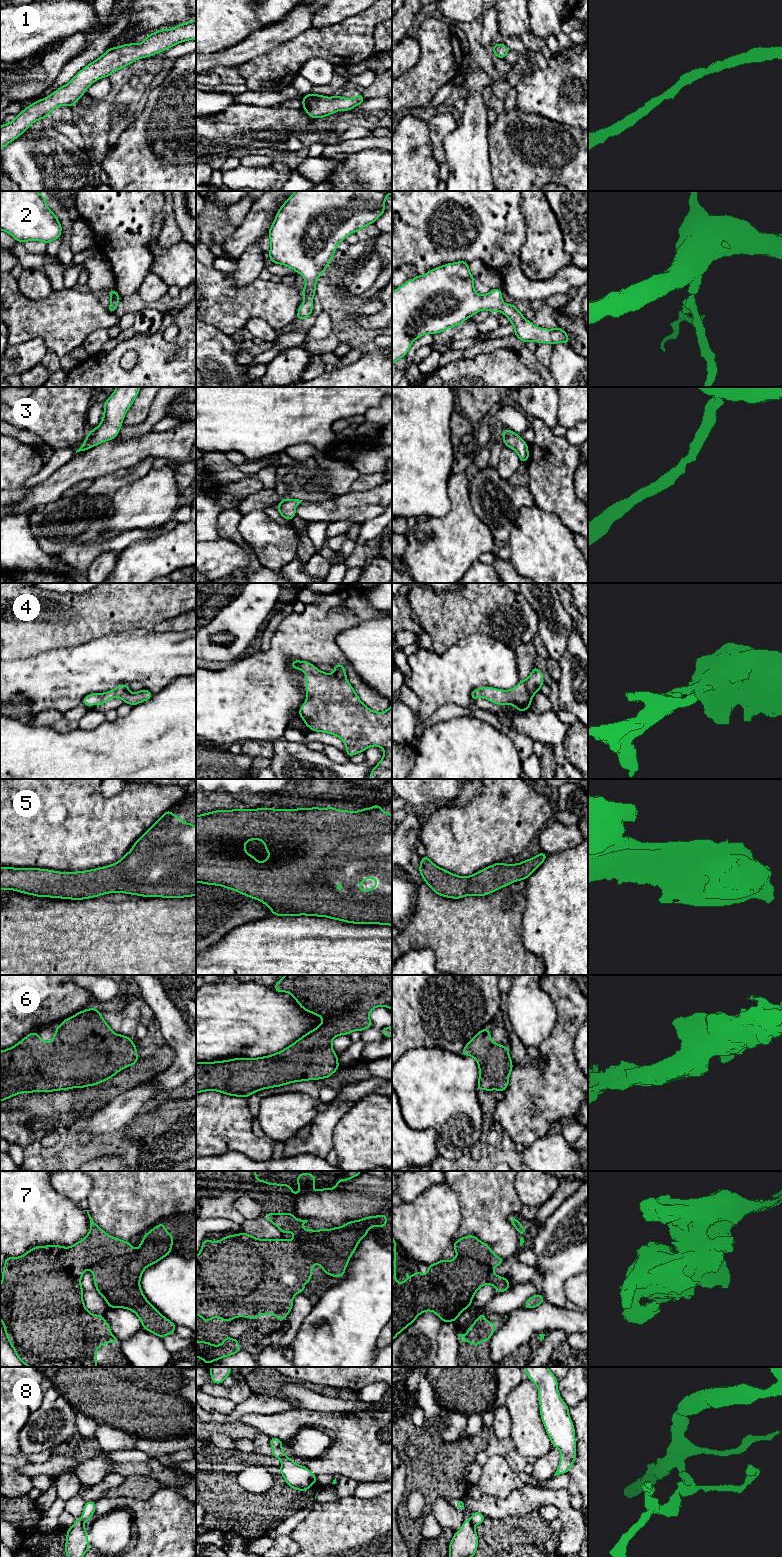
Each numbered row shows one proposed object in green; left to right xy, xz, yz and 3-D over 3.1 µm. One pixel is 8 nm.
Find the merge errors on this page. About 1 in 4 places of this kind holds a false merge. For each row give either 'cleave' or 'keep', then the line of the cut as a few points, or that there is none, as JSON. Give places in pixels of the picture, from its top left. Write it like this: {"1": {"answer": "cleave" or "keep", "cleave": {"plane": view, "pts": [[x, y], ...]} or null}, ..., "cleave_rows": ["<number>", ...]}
{"1": {"answer": "keep", "cleave": null}, "2": {"answer": "keep", "cleave": null}, "3": {"answer": "keep", "cleave": null}, "4": {"answer": "keep", "cleave": null}, "5": {"answer": "keep", "cleave": null}, "6": {"answer": "keep", "cleave": null}, "7": {"answer": "keep", "cleave": null}, "8": {"answer": "keep", "cleave": null}, "cleave_rows": []}

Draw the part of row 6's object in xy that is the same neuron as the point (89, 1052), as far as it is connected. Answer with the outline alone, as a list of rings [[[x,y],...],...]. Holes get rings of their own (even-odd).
[[[91,1007],[63,1020],[56,1027],[49,1043],[42,1040],[37,1032],[31,1032],[16,1045],[0,1051],[0,1102],[21,1093],[53,1092],[98,1085],[126,1067],[134,1066],[138,1060],[136,1045],[131,1038],[115,1034],[101,1012]]]

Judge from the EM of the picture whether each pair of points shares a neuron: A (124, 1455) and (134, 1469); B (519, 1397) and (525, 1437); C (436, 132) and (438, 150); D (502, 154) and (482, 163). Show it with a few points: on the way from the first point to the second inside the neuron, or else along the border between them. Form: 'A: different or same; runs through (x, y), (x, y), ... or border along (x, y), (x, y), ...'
A: different; border along (146, 1462), (114, 1463)
B: same; runs through (524, 1407), (525, 1427)
C: same; runs through (437, 136), (437, 146)
D: different; border along (487, 137), (490, 175), (493, 180)

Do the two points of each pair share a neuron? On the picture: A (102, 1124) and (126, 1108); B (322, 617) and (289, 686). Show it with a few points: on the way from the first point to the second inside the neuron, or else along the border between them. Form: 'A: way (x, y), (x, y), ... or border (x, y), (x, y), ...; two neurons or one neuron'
A: way (108, 1120), (120, 1110); one neuron
B: way (305, 634), (283, 656), (283, 669); one neuron

